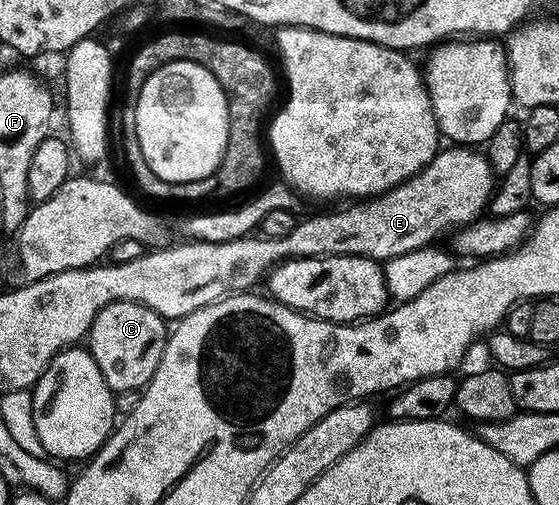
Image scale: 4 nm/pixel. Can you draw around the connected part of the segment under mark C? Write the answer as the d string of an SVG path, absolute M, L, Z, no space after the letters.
M120 300L103 306L103 310L95 314L95 322L91 322L89 327L87 347L95 358L95 366L99 366L99 374L103 374L114 394L137 394L151 382L163 358L166 339L167 321L164 316L155 314L155 310L139 302Z

